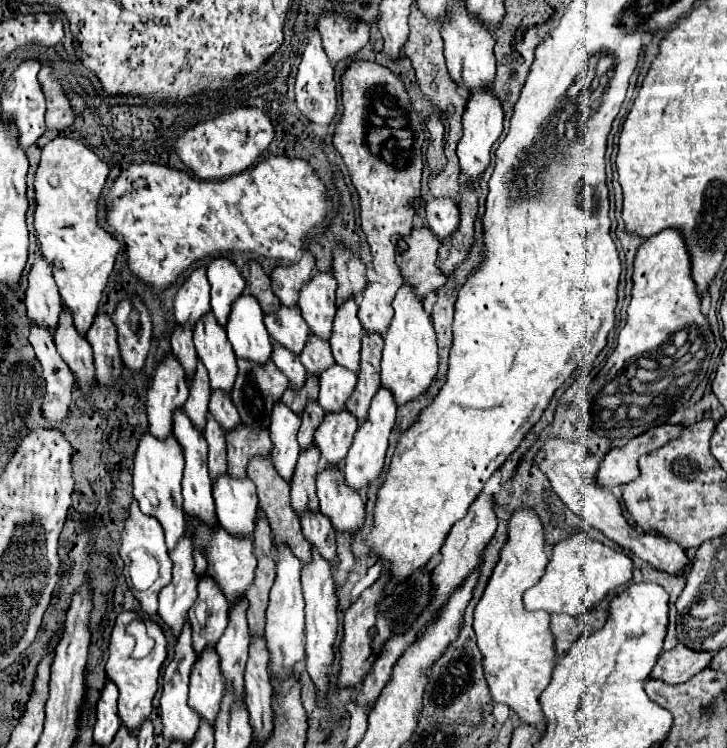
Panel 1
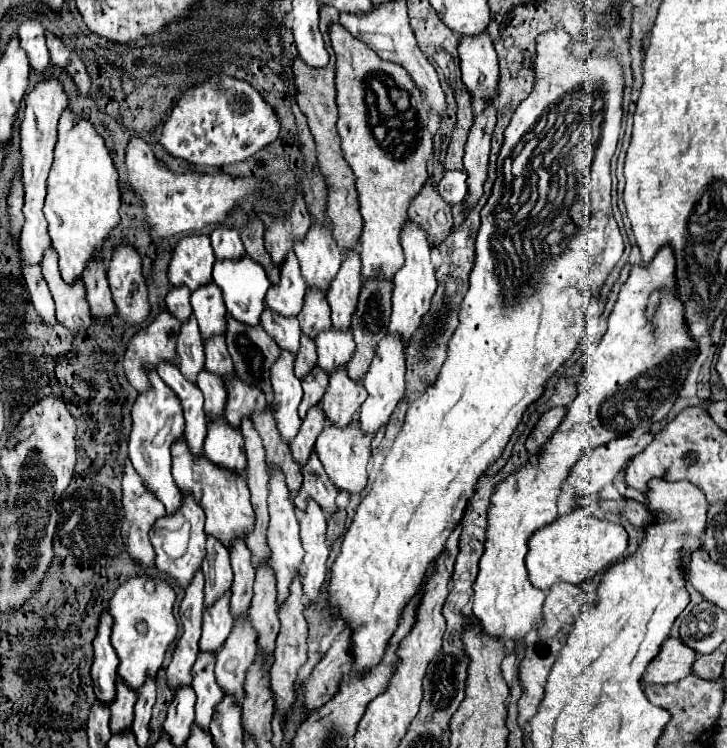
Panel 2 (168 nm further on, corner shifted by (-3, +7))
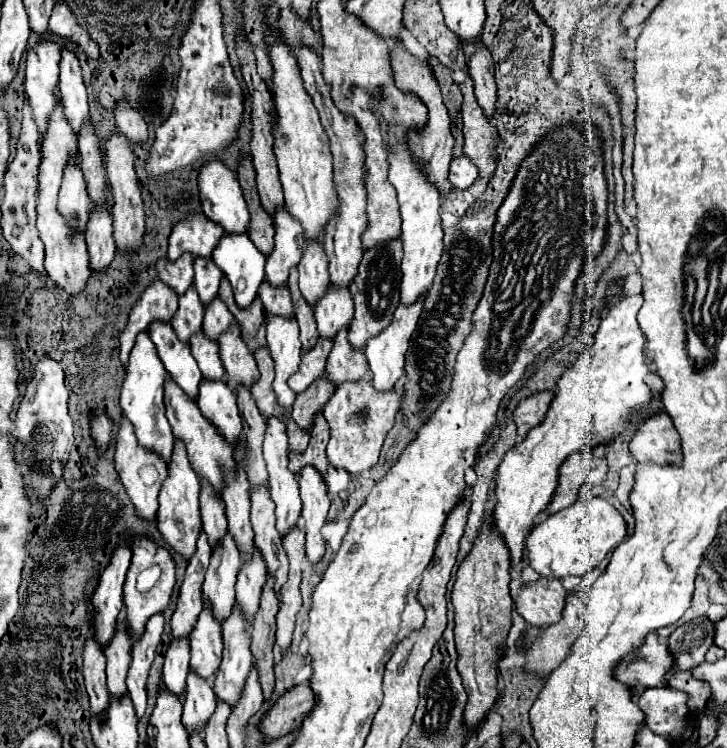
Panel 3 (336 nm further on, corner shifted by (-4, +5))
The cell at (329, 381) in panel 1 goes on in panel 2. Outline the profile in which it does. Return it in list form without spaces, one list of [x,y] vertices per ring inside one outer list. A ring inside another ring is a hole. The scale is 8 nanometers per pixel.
[[[329,329],[321,333],[315,339],[317,355],[319,355],[319,367],[327,371],[327,375],[335,373],[335,369],[347,367],[347,361],[351,361],[355,353],[355,341],[351,331],[335,331]]]

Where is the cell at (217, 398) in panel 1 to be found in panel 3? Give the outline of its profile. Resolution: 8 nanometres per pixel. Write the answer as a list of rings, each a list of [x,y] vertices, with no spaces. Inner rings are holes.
[[[220,295],[206,307],[204,311],[204,331],[210,339],[218,339],[228,327],[230,323],[234,323],[232,313],[228,311],[228,307],[224,307],[224,301],[220,299]]]

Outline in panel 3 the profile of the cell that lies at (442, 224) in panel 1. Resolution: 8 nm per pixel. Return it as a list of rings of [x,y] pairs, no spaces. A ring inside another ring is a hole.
[[[466,155],[452,159],[448,171],[448,181],[452,183],[452,187],[468,189],[476,181],[476,177],[478,177],[478,167],[472,163],[472,159],[468,159]]]

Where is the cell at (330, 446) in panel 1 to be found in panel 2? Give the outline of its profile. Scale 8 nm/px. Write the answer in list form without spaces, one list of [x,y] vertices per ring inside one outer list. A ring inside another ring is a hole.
[[[337,369],[329,377],[327,393],[321,399],[325,419],[329,423],[337,423],[339,427],[349,425],[349,421],[353,421],[365,397],[367,397],[365,387],[361,383],[351,381],[345,369]]]

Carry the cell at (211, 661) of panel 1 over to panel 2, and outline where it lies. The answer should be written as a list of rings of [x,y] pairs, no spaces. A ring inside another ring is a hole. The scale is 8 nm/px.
[[[229,595],[219,599],[211,609],[203,611],[203,635],[199,649],[203,653],[217,653],[233,627],[233,617],[229,613]]]

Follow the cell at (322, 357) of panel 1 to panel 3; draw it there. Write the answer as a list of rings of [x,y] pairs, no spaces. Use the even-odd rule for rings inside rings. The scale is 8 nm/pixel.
[[[312,243],[304,245],[304,259],[298,263],[300,271],[300,291],[310,305],[324,295],[330,279],[328,279],[328,255],[324,255],[324,247],[312,247]]]

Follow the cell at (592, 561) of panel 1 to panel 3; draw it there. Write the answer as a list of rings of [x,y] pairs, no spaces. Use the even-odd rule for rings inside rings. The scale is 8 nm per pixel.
[[[584,483],[578,501],[536,525],[526,539],[526,547],[530,551],[530,565],[538,575],[562,579],[566,575],[586,575],[624,539],[626,523],[622,515],[608,501],[598,497],[592,487],[588,487],[588,483]]]

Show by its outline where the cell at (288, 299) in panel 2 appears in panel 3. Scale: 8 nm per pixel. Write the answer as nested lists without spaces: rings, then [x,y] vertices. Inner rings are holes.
[[[282,203],[274,213],[274,229],[276,245],[266,257],[266,279],[274,287],[278,287],[288,281],[290,267],[300,263],[304,247],[304,229],[292,219],[292,215],[288,215],[286,203]]]

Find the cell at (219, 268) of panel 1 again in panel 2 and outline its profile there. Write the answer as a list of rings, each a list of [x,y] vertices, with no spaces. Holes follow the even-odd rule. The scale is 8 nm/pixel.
[[[217,227],[211,233],[211,245],[215,251],[215,257],[221,259],[239,259],[245,257],[243,243],[239,239],[237,229],[227,229],[227,227]]]

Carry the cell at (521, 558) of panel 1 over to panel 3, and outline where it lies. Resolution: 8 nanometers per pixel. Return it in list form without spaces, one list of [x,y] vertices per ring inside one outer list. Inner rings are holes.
[[[642,295],[622,297],[614,303],[614,307],[602,319],[594,343],[558,379],[558,391],[544,421],[536,425],[520,445],[510,447],[498,465],[492,515],[496,529],[510,549],[512,563],[522,559],[526,533],[556,491],[556,473],[562,461],[570,453],[580,451],[584,445],[596,447],[600,441],[624,433],[624,417],[632,417],[646,409],[652,393],[644,383],[644,377],[650,369],[644,357],[646,339],[636,321],[640,307]]]

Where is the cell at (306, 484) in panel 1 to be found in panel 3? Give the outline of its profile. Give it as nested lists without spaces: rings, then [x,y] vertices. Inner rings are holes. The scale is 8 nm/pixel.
[[[320,375],[320,379],[316,379],[316,383],[308,387],[308,391],[302,391],[300,395],[296,395],[296,403],[292,407],[294,421],[302,429],[310,429],[314,423],[314,413],[324,409],[332,393],[334,393],[334,383],[328,383],[326,375]]]

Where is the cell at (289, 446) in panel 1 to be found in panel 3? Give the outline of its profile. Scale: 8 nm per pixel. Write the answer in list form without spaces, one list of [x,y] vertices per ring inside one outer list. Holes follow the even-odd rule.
[[[266,315],[266,327],[268,349],[276,363],[274,391],[278,395],[278,403],[290,411],[296,393],[288,387],[288,377],[296,373],[300,365],[300,331],[296,327],[296,317],[280,319],[280,315]]]

